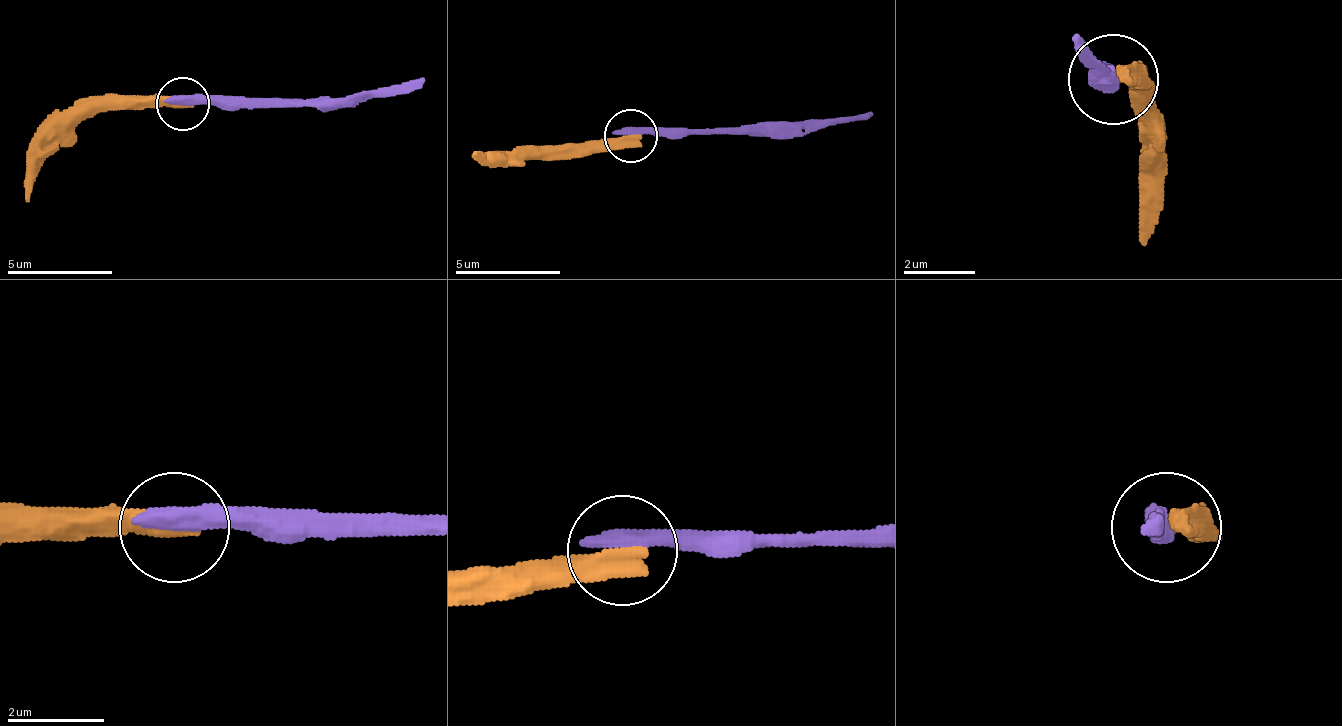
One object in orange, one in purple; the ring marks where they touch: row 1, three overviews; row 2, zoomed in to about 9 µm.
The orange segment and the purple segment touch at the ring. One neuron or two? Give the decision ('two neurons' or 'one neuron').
two neurons

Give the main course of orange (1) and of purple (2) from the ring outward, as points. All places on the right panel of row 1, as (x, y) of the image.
1: (1111, 77), (1129, 86), (1147, 176), (1147, 248)
2: (1111, 77), (1075, 32)

